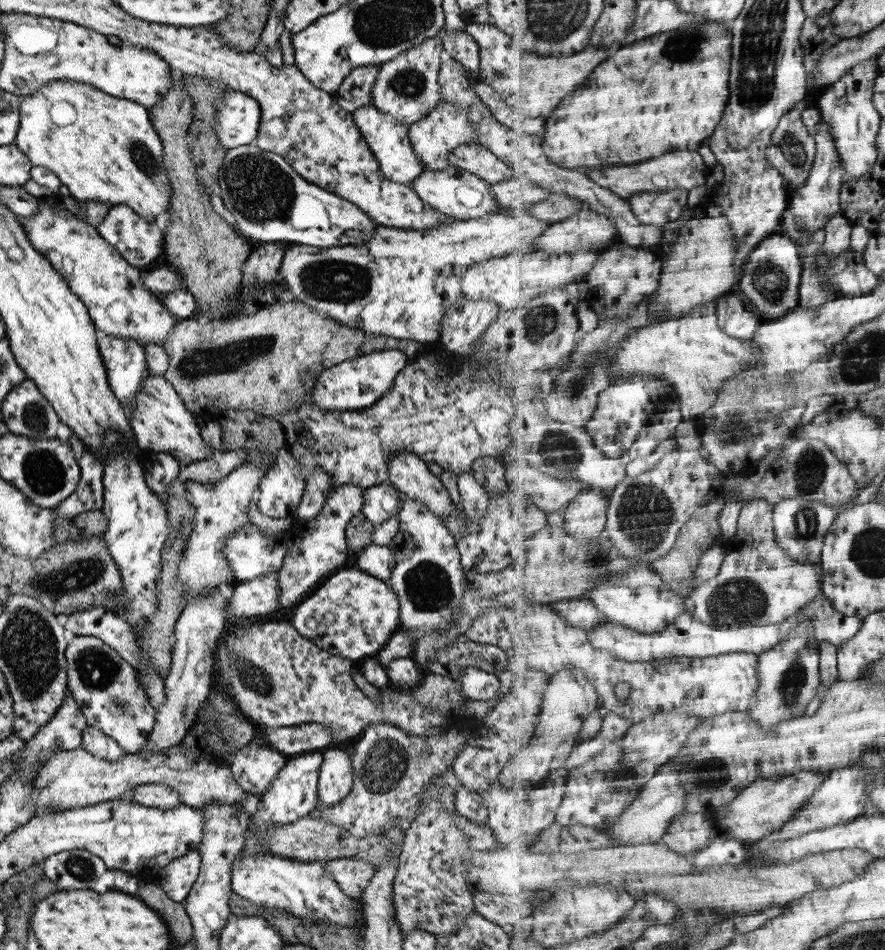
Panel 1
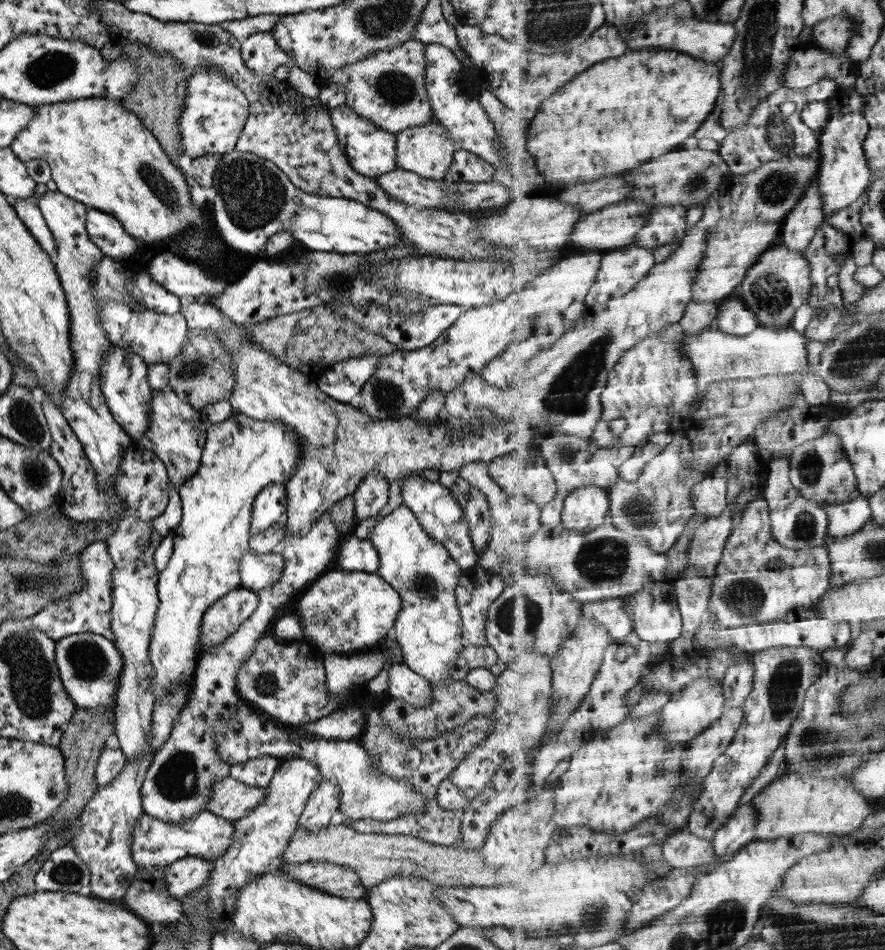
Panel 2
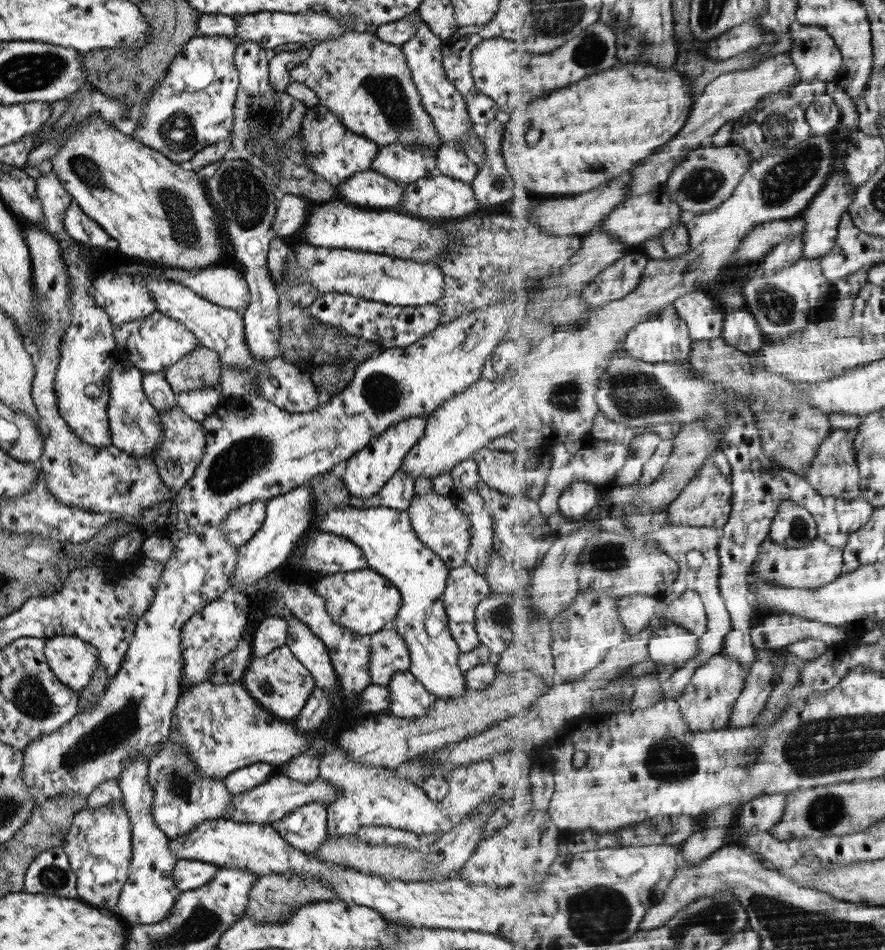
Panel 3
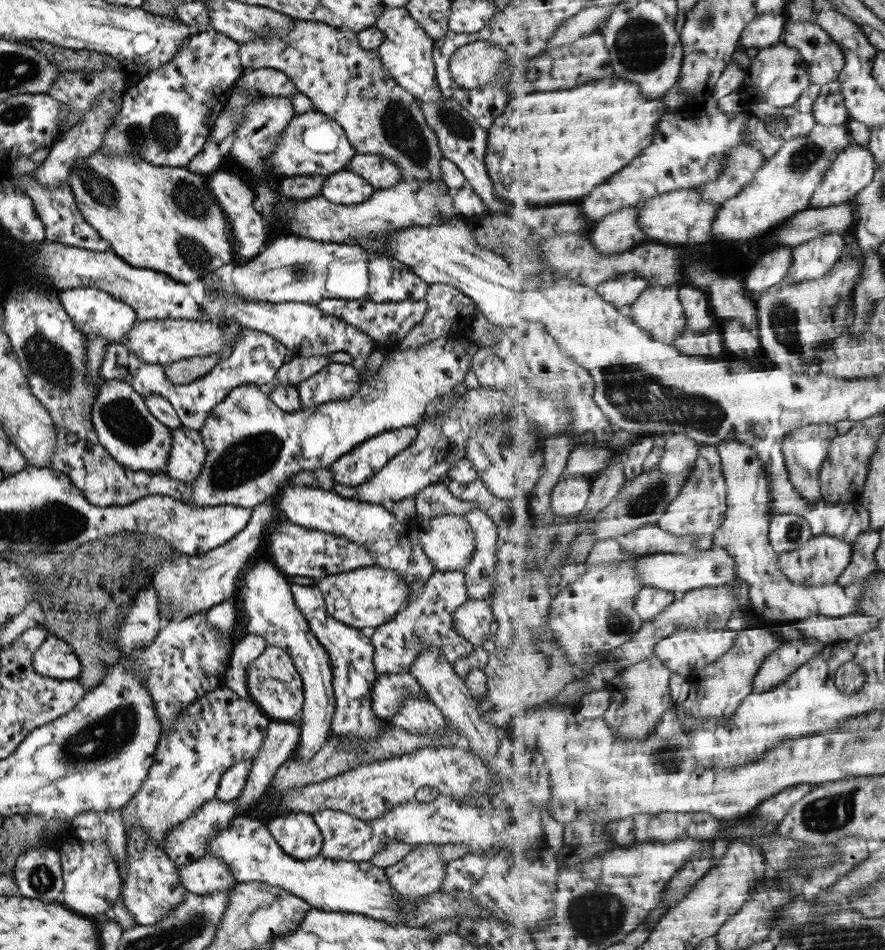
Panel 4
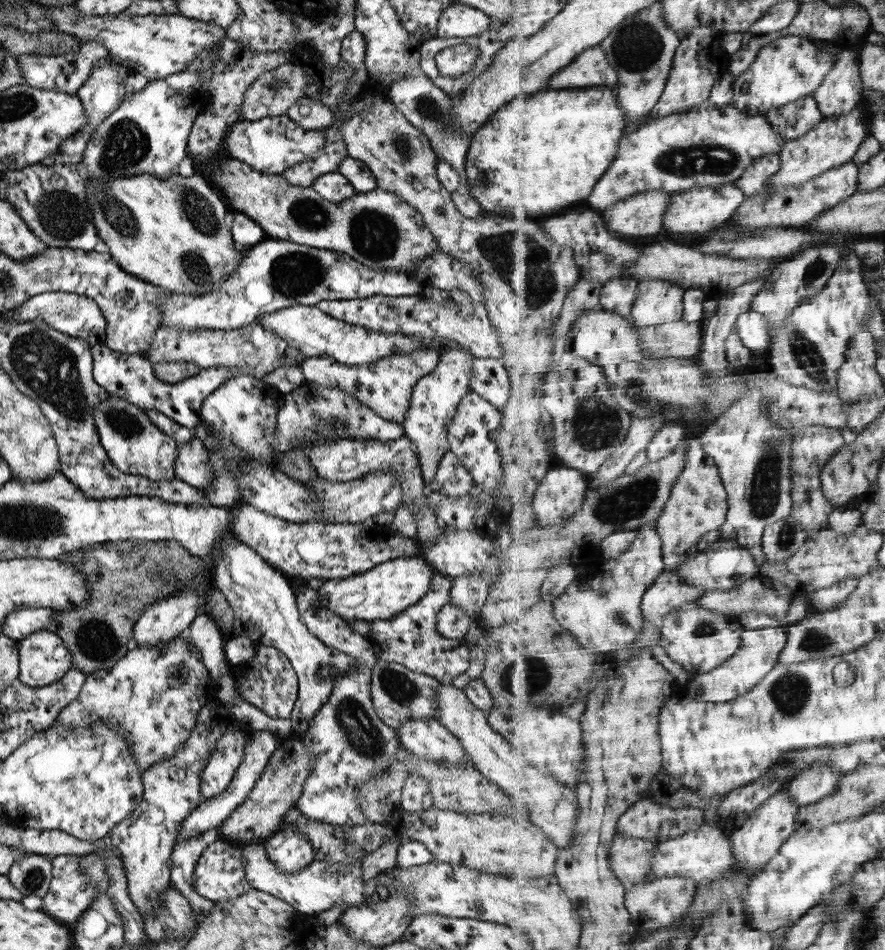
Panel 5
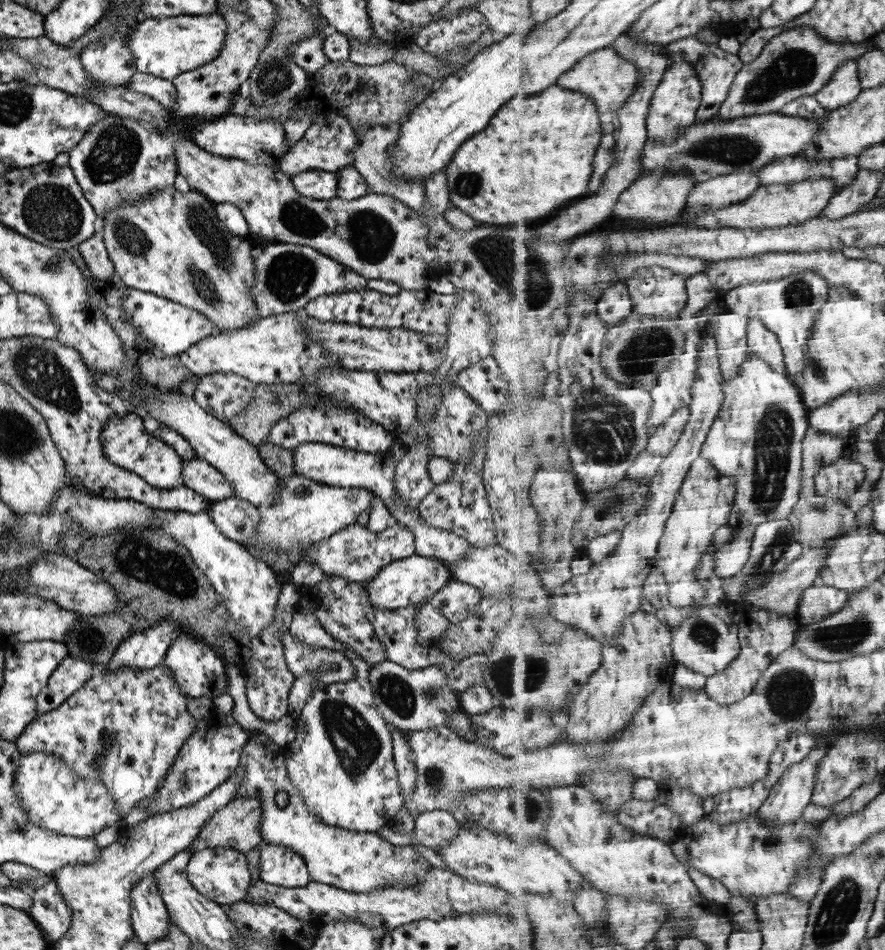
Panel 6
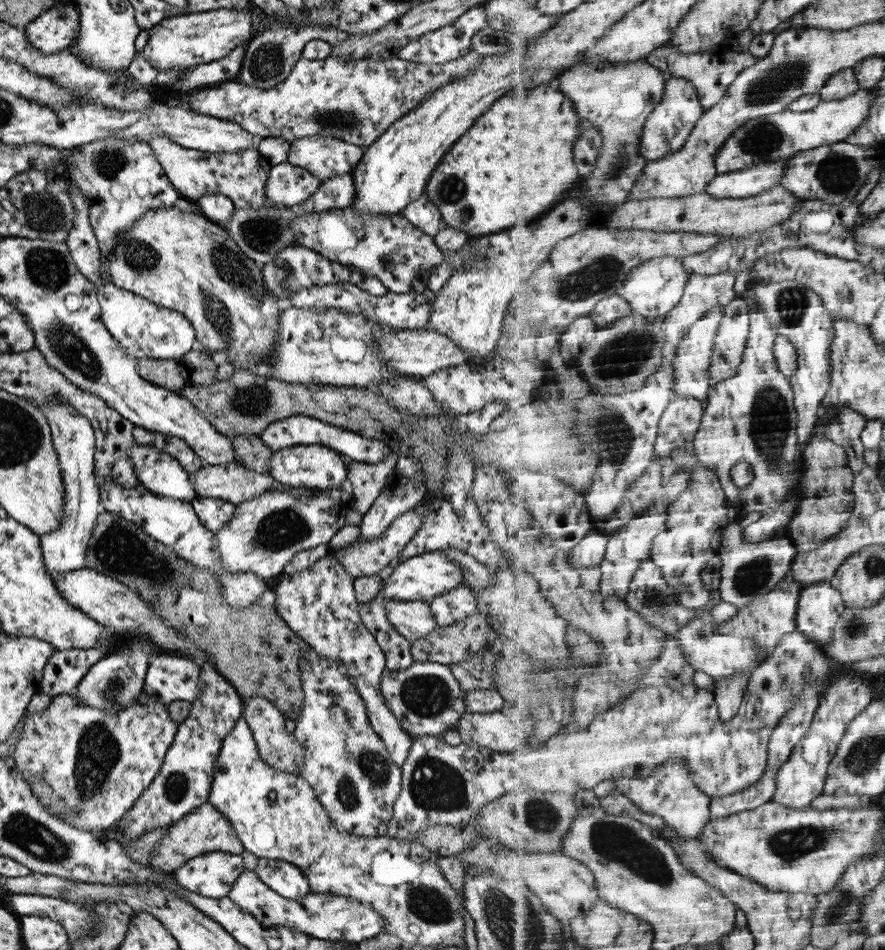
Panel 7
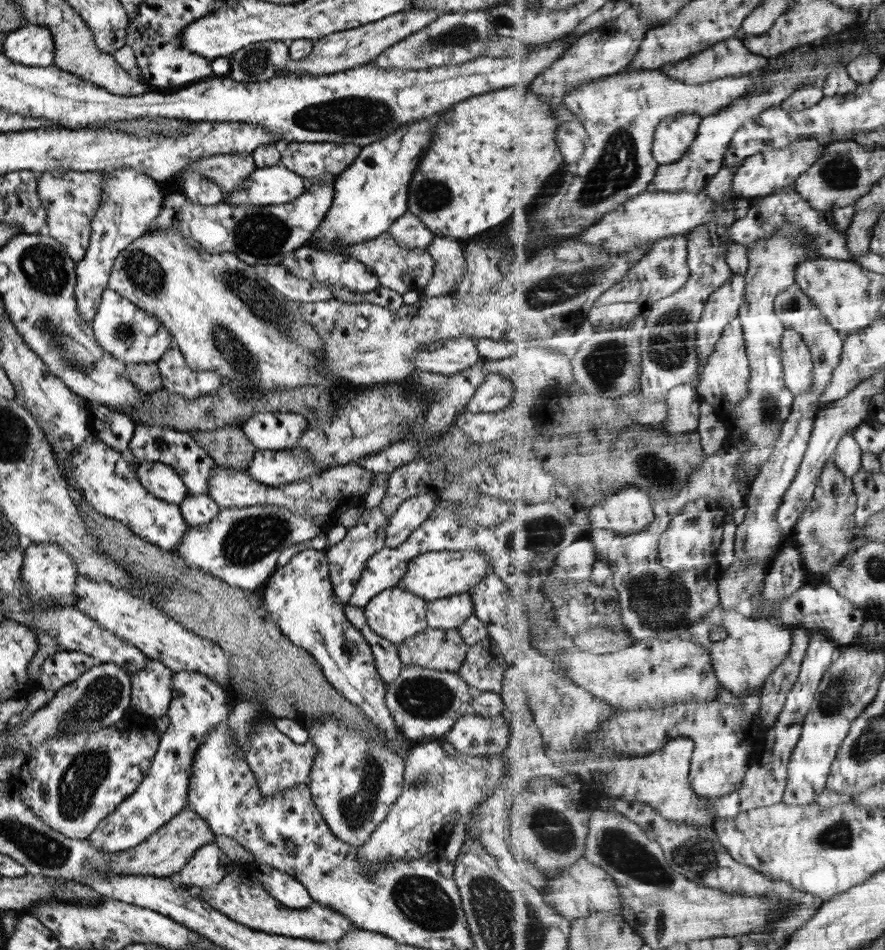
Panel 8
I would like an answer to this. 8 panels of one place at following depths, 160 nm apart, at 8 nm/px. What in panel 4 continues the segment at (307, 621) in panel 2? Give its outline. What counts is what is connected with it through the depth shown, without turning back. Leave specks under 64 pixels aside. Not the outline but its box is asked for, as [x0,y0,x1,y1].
[317,564,409,630]

